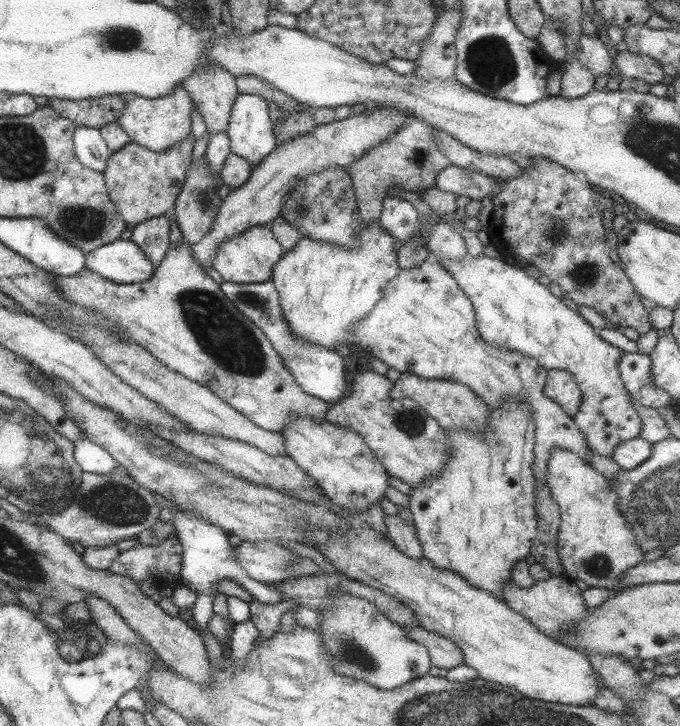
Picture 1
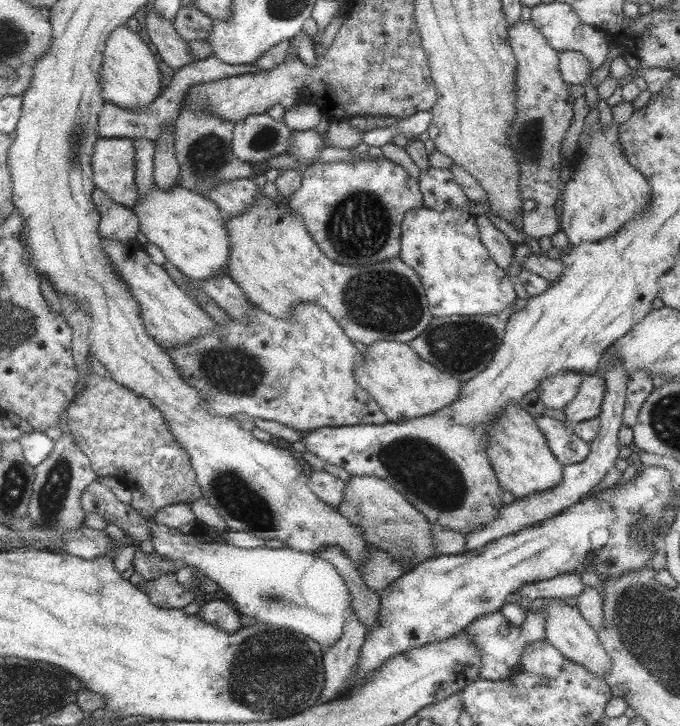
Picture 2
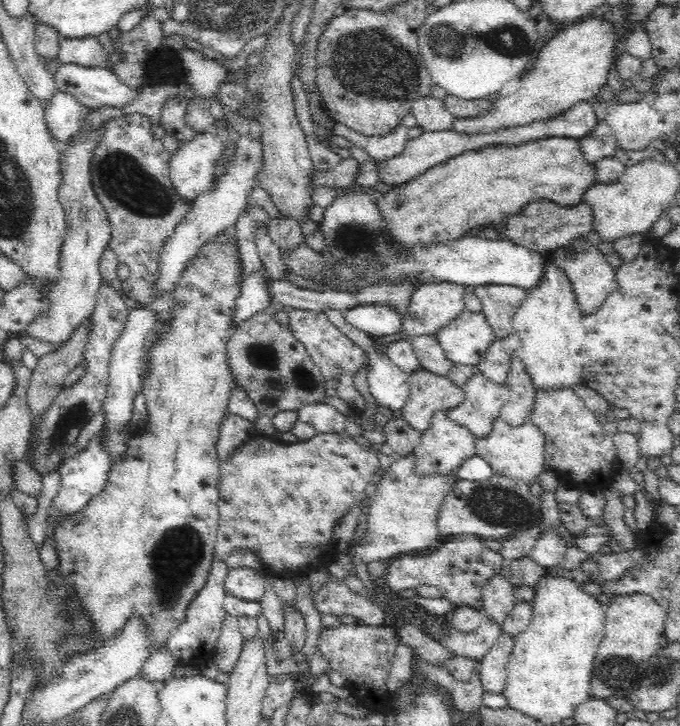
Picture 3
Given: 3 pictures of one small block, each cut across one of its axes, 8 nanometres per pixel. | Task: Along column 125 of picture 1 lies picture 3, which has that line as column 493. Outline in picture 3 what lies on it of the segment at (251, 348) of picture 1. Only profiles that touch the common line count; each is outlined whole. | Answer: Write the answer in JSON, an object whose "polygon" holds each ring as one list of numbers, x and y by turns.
{"polygon":[[488,284,471,288,481,302,481,312,491,325,494,339,503,340,513,332,512,319,517,308,526,300,527,292,516,286]]}

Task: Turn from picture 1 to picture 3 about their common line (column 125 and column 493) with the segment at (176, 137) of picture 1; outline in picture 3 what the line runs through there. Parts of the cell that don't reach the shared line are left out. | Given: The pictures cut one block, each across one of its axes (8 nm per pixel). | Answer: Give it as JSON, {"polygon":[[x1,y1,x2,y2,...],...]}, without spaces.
{"polygon":[[586,20,586,22,578,22,566,26,564,32,560,32,551,38,541,51,537,54,535,61,520,77,520,87,507,95,497,94,493,97,491,110,485,113,478,113,476,116,468,118,456,118,451,120,451,131,460,133,490,133,500,128,509,128,514,125,532,124,536,120,548,120,550,117,556,117,566,112,572,105,580,101,593,102,598,99,604,84,606,84,606,74,608,68,612,66,612,58,614,58,614,42,616,42,616,34,610,26,610,22,600,22,600,20]]}

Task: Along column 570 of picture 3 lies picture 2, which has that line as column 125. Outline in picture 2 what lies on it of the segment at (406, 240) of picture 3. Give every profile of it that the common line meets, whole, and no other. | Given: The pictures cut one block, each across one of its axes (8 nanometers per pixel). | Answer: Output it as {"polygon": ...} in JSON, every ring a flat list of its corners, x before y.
{"polygon":[[98,137,94,144,91,167,93,183,111,200,126,207,137,204,134,183,135,148,132,139]]}

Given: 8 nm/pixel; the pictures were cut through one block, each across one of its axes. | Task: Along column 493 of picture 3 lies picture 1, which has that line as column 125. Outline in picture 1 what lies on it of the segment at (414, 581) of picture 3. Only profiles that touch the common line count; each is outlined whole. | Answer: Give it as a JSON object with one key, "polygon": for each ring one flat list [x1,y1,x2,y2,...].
{"polygon":[[173,534,157,545,137,544,119,553,108,572,141,582,157,576,178,576,182,568,182,545]]}

